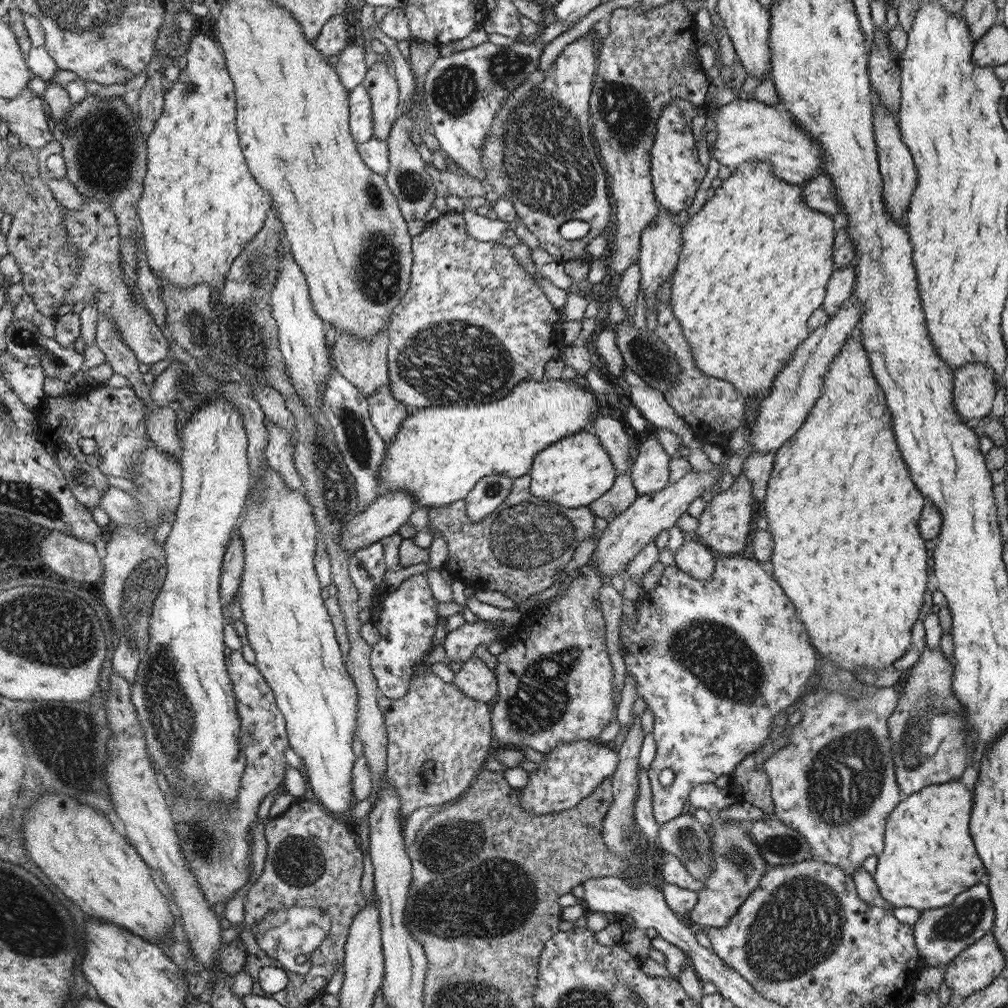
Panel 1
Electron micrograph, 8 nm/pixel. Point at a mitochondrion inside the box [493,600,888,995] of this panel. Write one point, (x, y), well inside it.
(801, 923)

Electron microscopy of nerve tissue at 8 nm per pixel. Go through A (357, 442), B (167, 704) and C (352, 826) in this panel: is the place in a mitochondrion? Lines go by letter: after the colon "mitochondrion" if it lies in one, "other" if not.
A: mitochondrion
B: mitochondrion
C: other

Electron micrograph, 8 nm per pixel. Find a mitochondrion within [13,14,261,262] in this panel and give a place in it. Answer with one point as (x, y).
(106, 157)

